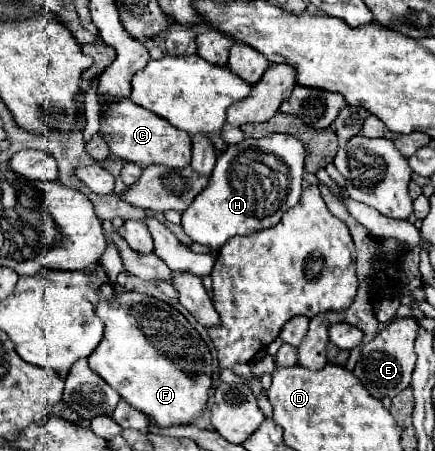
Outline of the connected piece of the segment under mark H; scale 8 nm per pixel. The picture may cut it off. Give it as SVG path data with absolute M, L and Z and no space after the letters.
M283 133L267 135L263 139L247 137L241 143L227 147L217 157L217 165L209 177L207 187L197 195L189 209L183 211L181 225L185 233L191 237L191 241L207 245L211 251L219 251L221 245L235 235L251 235L255 231L277 225L281 215L299 203L303 189L303 161L305 161L303 143L293 135Z

